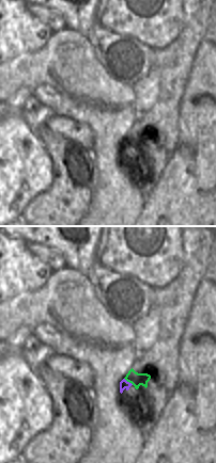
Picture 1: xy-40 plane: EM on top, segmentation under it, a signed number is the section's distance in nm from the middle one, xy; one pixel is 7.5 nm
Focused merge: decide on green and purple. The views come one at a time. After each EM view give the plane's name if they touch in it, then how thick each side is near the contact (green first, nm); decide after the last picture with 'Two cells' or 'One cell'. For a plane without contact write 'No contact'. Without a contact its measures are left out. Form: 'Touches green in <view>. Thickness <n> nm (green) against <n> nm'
Touches green in xy-40. Thickness 100 nm (green) against 70 nm.

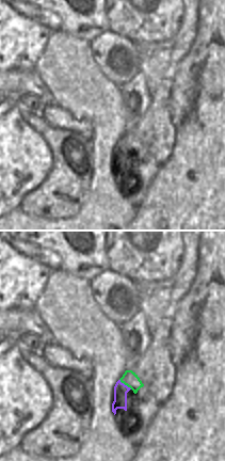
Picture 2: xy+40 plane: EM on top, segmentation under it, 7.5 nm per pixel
Touches green in xy+40. Thickness 110 nm (green) against 100 nm.

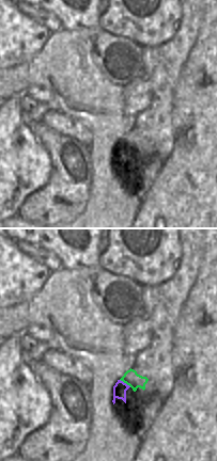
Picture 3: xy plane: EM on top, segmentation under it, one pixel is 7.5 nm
Touches green in xy. Thickness 110 nm (green) against 100 nm.

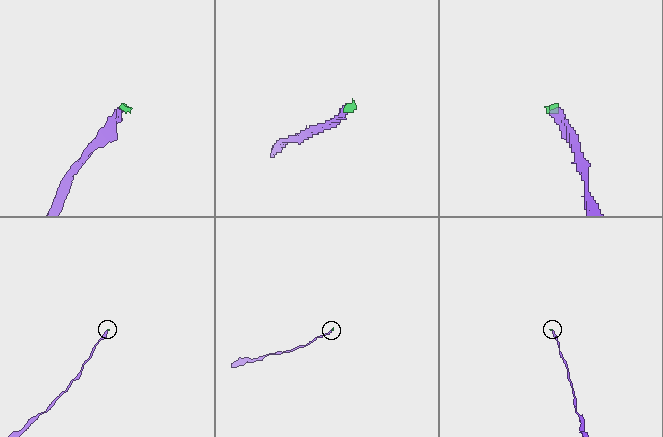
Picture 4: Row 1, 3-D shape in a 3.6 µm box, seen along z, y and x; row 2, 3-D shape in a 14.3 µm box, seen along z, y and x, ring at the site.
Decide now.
One cell.

